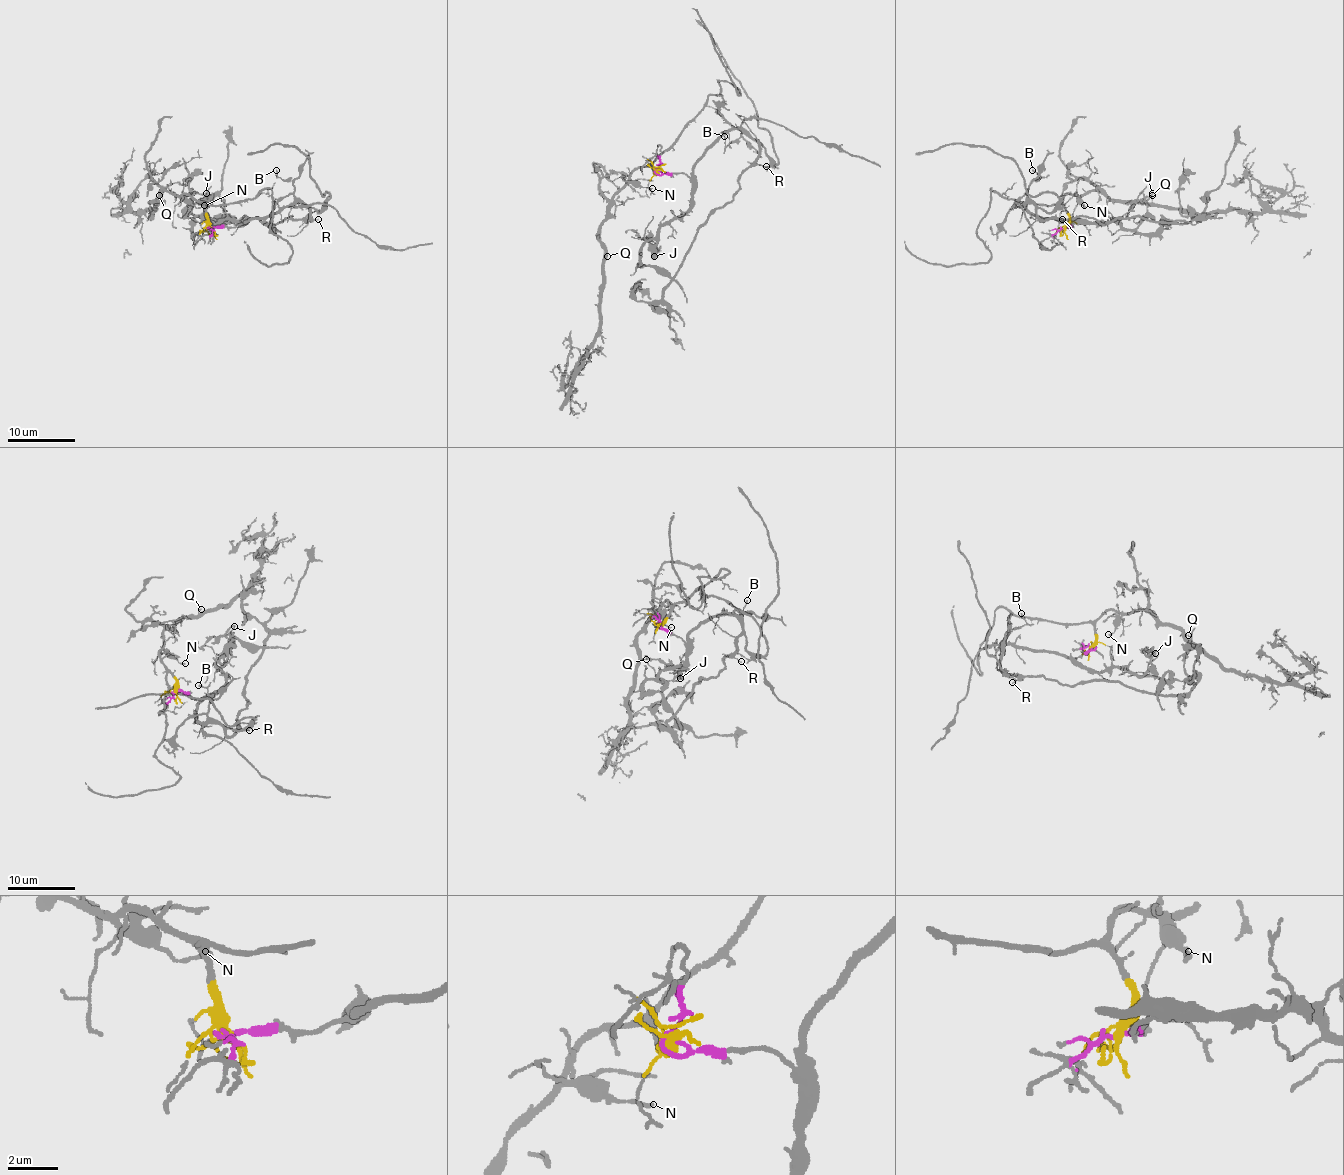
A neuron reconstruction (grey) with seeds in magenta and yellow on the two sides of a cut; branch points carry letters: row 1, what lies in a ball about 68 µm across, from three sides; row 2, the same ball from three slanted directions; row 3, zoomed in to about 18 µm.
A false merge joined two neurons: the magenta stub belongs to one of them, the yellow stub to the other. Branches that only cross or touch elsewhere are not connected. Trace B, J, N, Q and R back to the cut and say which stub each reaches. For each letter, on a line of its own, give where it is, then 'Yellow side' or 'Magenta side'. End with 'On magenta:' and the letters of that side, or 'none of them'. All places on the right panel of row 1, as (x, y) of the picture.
B: Place: (1032, 170). Magenta side
J: Place: (1152, 193). Magenta side
N: Place: (1084, 205). Yellow side
Q: Place: (1152, 195). Yellow side
R: Place: (1062, 219). Magenta side
On magenta: B, J, R

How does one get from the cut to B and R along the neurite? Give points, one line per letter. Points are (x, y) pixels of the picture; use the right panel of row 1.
B: (1066, 228), (1071, 223), (1039, 218), (1025, 206), (1027, 188), (1040, 178), (1032, 169)
R: (1066, 228), (1071, 223), (1035, 217), (1025, 205), (1032, 203), (1040, 218), (1062, 218)

